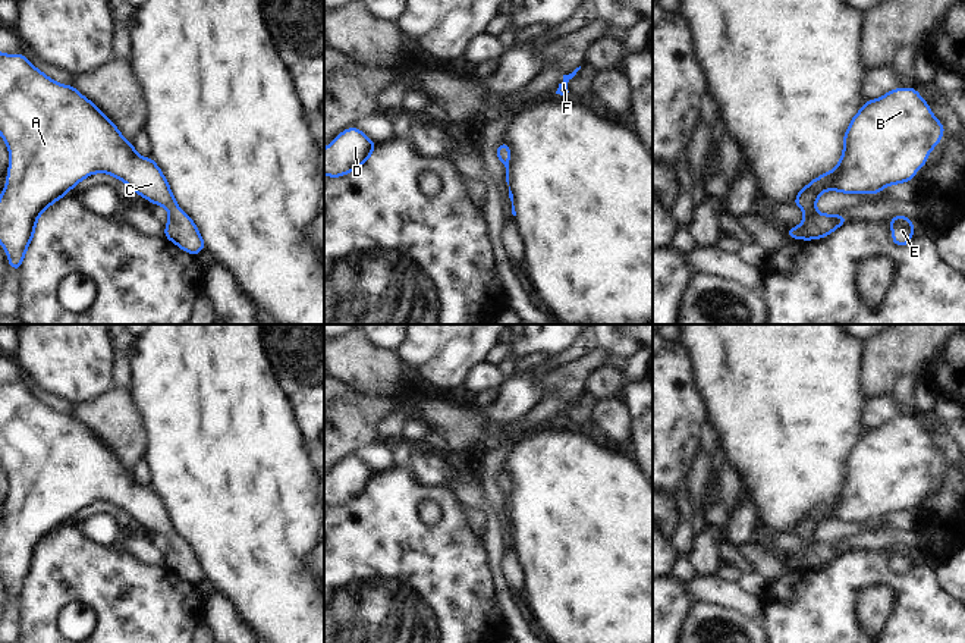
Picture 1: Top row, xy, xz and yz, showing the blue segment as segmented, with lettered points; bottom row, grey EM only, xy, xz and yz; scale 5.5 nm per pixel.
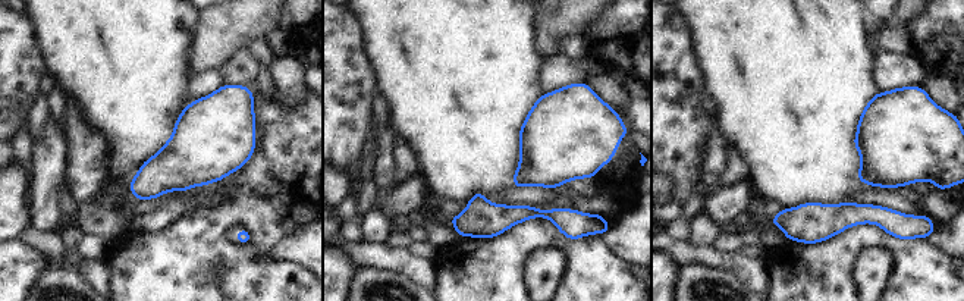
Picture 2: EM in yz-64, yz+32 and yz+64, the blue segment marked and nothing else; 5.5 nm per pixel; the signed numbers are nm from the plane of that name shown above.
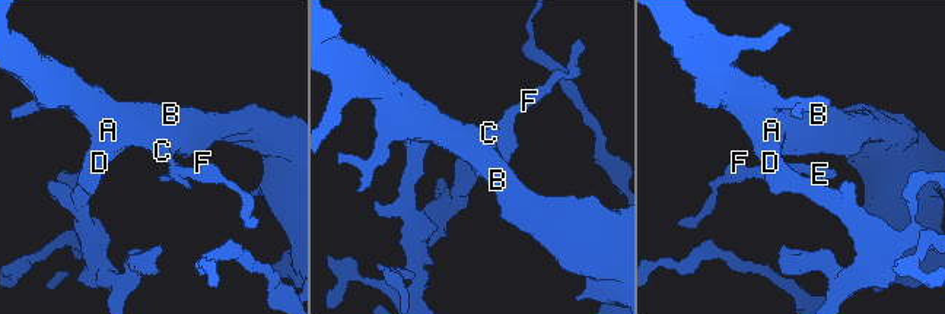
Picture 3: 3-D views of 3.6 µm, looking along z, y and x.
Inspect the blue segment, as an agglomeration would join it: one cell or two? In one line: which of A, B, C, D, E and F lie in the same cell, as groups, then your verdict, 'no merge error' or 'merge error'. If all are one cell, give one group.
A B C D E F | no merge error

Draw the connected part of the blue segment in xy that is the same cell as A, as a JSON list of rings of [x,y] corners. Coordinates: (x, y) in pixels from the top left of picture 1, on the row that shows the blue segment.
[[[0,53],[0,135],[10,154],[4,191],[0,194],[0,244],[7,254],[10,270],[19,270],[35,235],[35,223],[43,211],[65,197],[73,186],[92,173],[110,173],[128,184],[133,192],[169,210],[164,238],[180,250],[198,255],[205,242],[194,220],[177,207],[176,198],[161,169],[153,157],[141,157],[117,126],[72,85],[62,85],[38,70],[22,53]]]

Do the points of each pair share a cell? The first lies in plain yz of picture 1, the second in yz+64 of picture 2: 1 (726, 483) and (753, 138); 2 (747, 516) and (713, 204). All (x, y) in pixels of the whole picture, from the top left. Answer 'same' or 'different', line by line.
1: different
2: same

